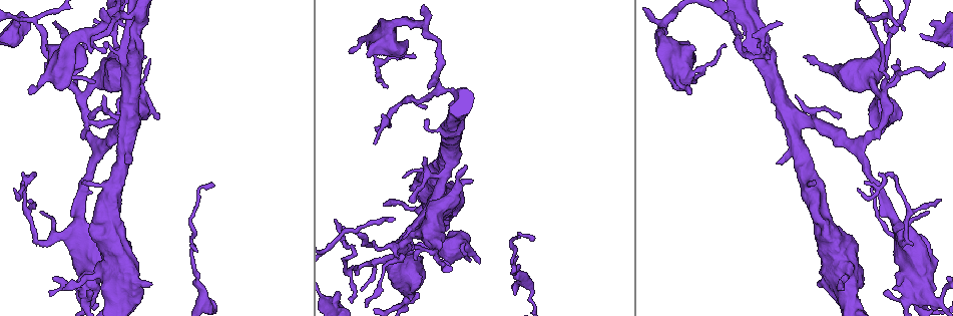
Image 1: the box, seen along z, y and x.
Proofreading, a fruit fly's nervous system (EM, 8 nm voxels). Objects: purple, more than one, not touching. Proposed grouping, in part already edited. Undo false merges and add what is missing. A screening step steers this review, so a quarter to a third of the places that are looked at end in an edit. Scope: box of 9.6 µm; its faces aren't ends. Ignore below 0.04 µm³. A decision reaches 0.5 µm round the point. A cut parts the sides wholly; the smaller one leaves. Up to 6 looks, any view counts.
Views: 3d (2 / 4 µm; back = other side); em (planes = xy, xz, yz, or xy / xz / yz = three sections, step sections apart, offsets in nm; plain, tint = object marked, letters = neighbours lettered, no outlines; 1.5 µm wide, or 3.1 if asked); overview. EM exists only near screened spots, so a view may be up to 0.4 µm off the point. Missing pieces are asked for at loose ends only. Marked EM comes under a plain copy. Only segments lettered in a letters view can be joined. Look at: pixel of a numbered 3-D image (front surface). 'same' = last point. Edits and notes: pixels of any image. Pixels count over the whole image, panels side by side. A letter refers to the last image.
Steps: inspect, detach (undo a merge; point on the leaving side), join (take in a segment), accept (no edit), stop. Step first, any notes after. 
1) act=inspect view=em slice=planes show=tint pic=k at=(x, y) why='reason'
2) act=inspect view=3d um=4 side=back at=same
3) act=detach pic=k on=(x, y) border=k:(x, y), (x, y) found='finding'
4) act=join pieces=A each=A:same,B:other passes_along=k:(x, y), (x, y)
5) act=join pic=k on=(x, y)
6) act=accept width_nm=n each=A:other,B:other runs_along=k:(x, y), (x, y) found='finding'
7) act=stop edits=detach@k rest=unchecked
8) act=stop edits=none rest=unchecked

act=inspect view=3d um=4 pic=1 at=(375, 129) why='thin end'

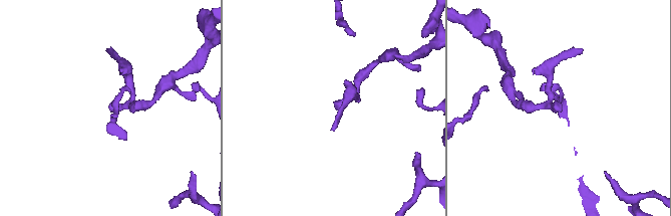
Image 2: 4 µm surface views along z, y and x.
act=inspect view=em slice=xy step=8 show=tint pic=2 at=(336, 110)

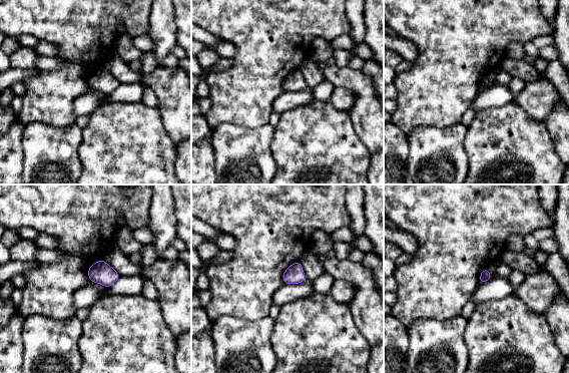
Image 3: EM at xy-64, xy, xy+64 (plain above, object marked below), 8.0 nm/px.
act=inspect view=em slice=planes show=letters at=same why='another direction'

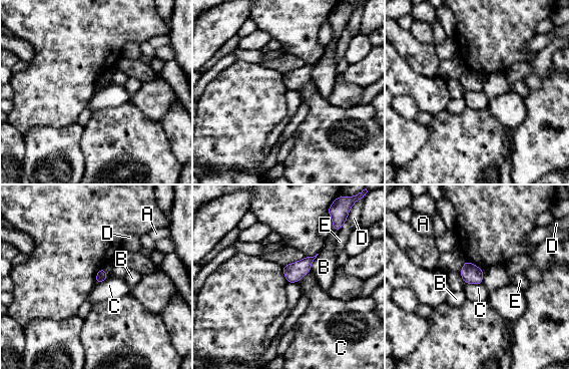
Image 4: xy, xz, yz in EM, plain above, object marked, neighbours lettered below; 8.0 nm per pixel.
act=accept each=A:other,B:other,C:other,D:other,E:other border=4:(465, 283), (482, 284) found='none of them fits'

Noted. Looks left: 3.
act=inspect view=3d um=4 pic=1 at=(367, 52) why='stops while still wide'

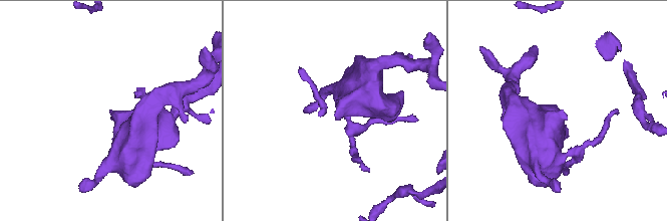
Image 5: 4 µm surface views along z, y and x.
act=inspect view=em um=3.1 slice=xy step=16 show=letters pic=5 at=(111, 111)

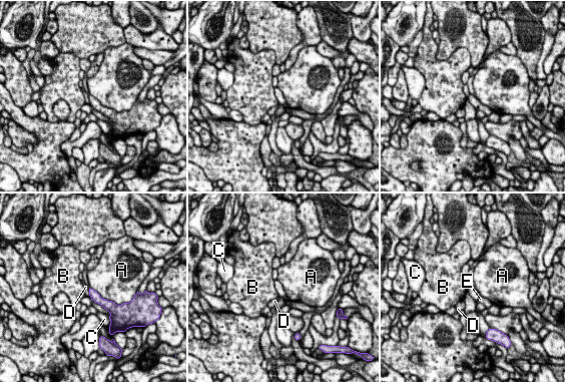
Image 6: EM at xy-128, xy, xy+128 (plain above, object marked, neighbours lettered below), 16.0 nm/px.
act=accept longest_contact=A:600nm each=A:other,B:other,C:other,D:other,E:other border=6:(90, 287), (103, 298), (123, 303) found='none of them fits'

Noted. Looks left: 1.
act=inspect view=em slice=planes show=letters pic=1 at=(17, 26) why='stops while still wide'

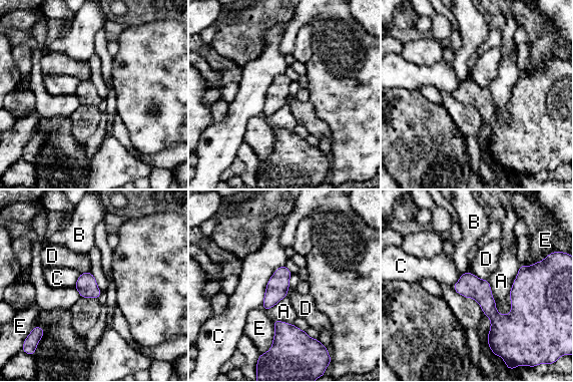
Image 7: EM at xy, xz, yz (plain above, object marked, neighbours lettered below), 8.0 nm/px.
act=accept each=A:other,B:other,C:other,D:other,E:other border=7:(521, 265), (510, 312), (500, 314) found='no lettered segment goes on from it'

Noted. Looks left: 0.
act=stop edits=none rest=unchecked

